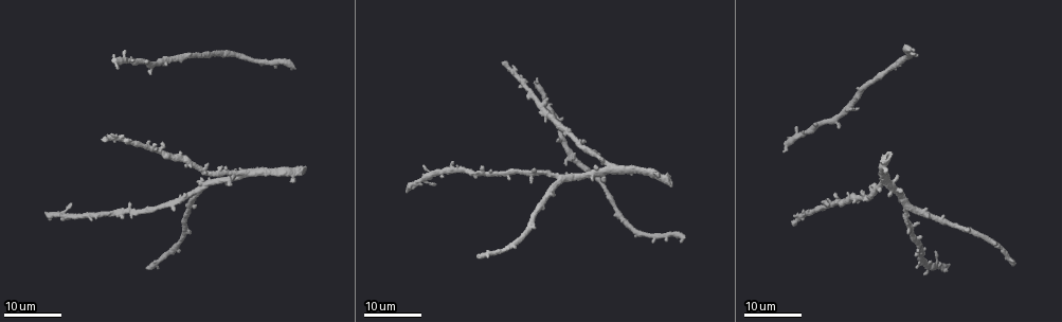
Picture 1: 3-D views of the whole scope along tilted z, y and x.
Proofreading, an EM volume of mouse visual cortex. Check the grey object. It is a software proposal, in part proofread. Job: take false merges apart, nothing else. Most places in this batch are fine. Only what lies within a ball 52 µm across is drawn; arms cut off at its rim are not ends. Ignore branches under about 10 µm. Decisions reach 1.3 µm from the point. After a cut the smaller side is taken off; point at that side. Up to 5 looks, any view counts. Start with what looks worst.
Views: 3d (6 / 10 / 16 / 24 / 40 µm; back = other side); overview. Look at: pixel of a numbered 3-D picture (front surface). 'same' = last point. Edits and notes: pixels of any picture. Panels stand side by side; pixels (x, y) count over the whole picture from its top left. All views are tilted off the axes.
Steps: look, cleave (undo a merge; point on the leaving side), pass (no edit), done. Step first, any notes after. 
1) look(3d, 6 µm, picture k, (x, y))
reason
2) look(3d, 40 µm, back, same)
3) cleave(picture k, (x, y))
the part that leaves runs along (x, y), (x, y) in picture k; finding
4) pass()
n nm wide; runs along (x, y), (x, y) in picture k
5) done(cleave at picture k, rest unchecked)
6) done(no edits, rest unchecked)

look(3d, 16 µm, picture 1, (194, 194))
branch point

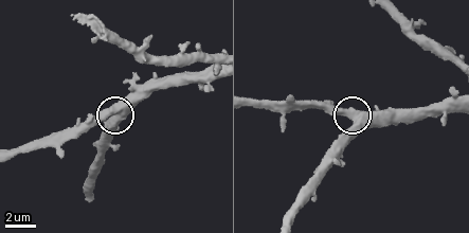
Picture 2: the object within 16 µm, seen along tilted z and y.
look(3d, 6 µm, picture 2, (119, 111))

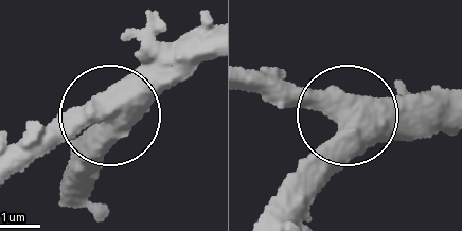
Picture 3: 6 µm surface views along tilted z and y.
pass()
600 nm wide; continuous, no second cell

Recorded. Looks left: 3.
look(3d, 16 µm, picture 1, (237, 178))

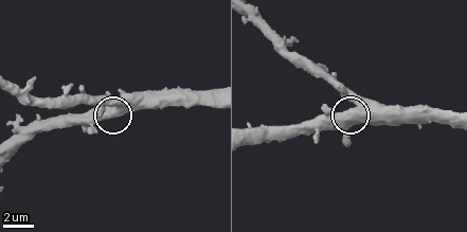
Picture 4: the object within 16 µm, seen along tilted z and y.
look(3d, 6 µm, picture 4, (354, 118))
closer look

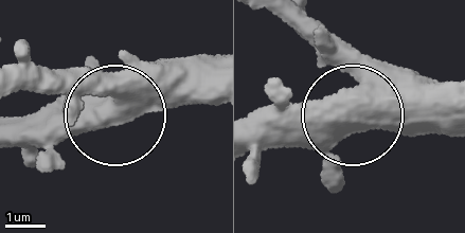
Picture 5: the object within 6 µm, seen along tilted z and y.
pass()
620 nm wide; runs along (294, 18), (353, 74), (357, 114), (445, 113) in picture 5; continuous, no second cell

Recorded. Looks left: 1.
done(no edits, rest unchecked)

